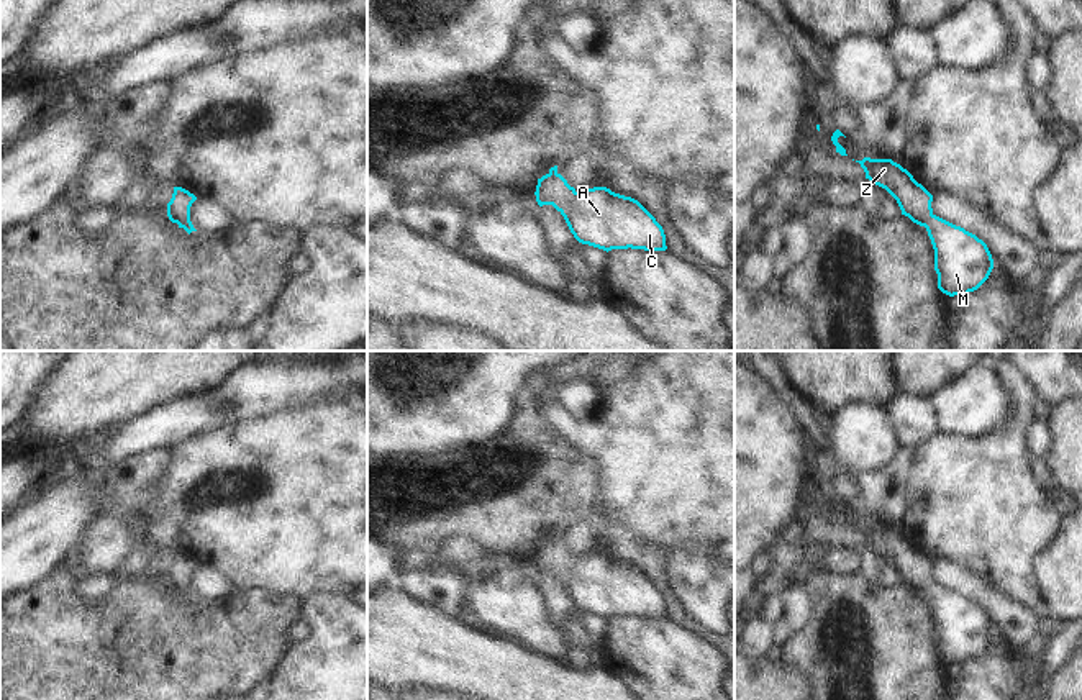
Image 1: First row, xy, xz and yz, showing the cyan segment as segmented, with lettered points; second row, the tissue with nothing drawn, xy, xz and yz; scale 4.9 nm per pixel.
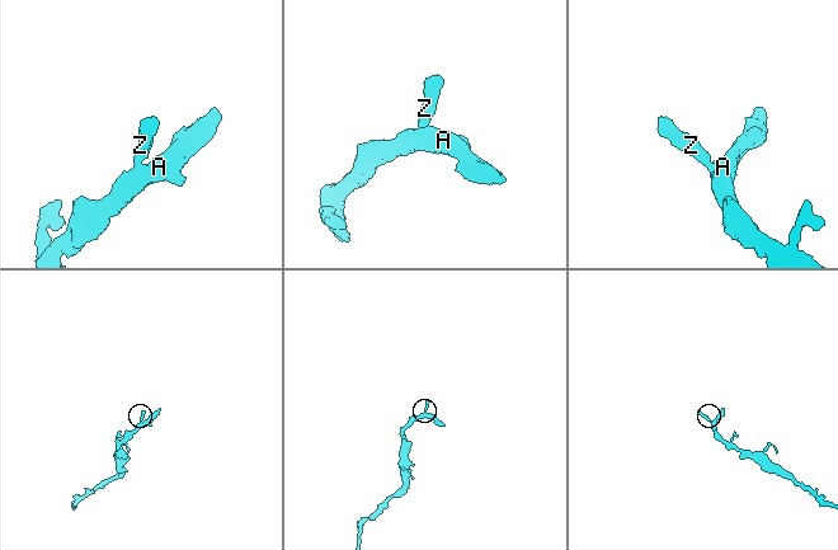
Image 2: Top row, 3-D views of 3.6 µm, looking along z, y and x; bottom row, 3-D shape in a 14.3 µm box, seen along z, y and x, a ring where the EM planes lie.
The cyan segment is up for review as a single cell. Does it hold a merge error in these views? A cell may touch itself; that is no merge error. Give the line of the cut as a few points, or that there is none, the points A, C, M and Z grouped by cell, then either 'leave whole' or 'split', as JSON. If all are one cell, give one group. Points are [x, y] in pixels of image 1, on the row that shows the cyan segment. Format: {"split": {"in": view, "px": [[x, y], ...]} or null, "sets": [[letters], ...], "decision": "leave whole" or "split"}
{"split": null, "sets": [["A", "C", "M", "Z"]], "decision": "leave whole"}

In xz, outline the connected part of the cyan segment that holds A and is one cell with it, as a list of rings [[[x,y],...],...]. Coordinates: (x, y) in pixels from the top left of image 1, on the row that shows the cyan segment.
[[[551,167],[538,179],[536,202],[552,205],[566,220],[574,238],[603,251],[666,251],[666,234],[656,218],[634,198],[593,187],[577,192]]]

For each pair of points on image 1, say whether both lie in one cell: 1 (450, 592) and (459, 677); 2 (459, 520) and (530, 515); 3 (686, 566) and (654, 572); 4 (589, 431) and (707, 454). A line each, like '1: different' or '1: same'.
1: different
2: same
3: different
4: same

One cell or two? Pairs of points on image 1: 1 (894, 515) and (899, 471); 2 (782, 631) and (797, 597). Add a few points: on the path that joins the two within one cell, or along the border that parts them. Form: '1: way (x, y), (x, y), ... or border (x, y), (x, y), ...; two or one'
1: way (894, 504), (897, 482); one
2: way (791, 623), (795, 618), (797, 605); one

